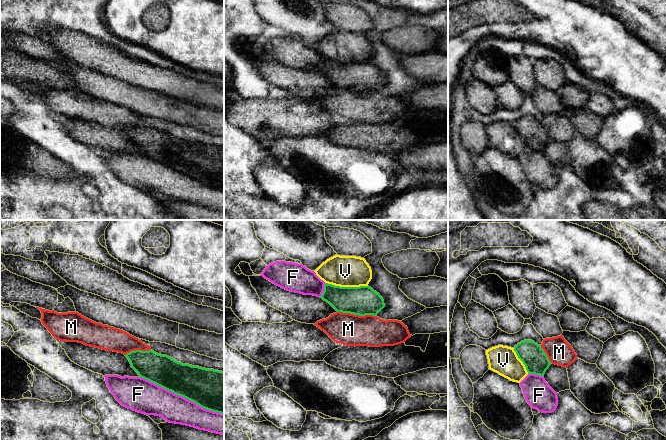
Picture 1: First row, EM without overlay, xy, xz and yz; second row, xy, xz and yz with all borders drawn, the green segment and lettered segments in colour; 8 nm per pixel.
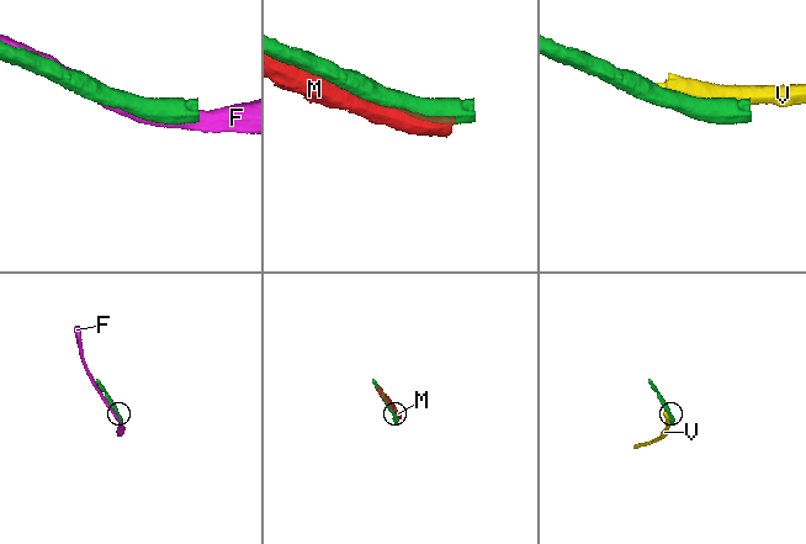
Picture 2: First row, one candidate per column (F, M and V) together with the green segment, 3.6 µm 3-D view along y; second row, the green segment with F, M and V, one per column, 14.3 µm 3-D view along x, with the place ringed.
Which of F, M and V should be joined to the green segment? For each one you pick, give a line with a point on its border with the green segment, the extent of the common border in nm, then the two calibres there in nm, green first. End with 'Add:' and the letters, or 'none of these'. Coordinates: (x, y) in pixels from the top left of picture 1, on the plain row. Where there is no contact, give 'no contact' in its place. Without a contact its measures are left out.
Add: none of these

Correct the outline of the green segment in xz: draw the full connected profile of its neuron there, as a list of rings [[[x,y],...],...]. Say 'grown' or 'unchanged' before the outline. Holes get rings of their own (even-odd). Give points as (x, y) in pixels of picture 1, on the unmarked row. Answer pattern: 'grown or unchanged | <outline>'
unchanged | [[[325,59],[320,74],[337,88],[359,92],[376,92],[385,83],[380,70],[369,62],[340,63]]]

